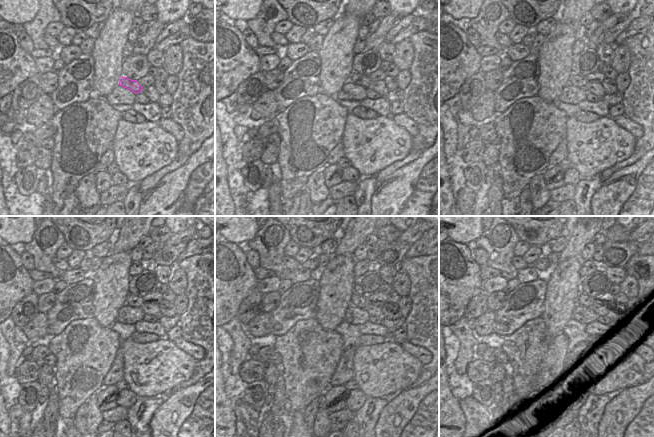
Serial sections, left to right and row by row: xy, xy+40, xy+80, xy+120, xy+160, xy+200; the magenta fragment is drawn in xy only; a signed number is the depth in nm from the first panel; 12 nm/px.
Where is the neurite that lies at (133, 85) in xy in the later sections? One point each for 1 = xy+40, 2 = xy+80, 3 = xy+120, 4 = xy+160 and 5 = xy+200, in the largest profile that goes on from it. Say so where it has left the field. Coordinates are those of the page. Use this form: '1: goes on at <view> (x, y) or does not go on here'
1: goes on at xy+40 (354, 78)
2: goes on at xy+80 (577, 78)
3: goes on at xy+120 (133, 301)
4: goes on at xy+160 (357, 301)
5: goes on at xy+200 (583, 300)

